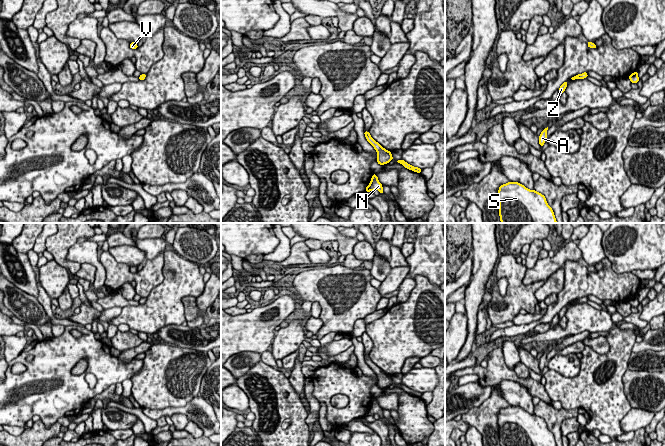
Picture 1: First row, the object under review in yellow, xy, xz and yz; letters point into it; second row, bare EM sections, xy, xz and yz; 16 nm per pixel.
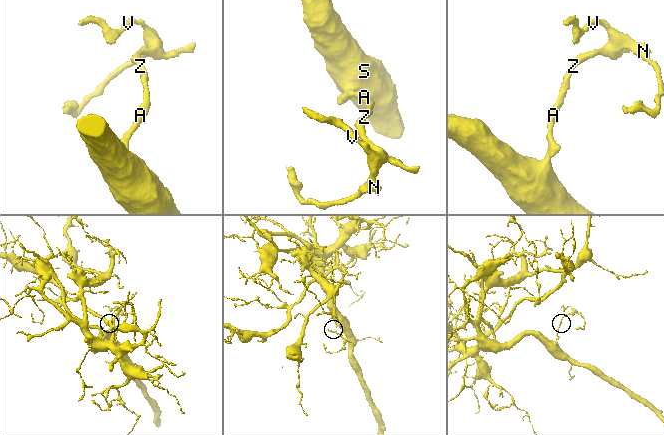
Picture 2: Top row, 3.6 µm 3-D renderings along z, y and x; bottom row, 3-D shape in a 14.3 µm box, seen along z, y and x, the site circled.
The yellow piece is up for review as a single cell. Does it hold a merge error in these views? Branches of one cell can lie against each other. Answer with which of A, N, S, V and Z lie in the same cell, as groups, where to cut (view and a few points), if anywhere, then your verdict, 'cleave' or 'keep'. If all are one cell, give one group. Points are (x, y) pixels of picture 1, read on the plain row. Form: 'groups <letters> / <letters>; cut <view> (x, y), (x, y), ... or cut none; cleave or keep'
groups A N S V Z; cut none; keep

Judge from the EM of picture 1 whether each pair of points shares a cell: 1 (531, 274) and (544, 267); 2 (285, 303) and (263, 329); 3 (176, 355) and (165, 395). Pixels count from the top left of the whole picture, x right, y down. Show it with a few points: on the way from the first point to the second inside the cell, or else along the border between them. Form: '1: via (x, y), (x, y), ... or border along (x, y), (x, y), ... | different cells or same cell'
1: via (534, 274), (541, 270) | same cell
2: via (280, 310), (280, 315), (270, 322) | same cell
3: via (168, 364), (164, 370), (164, 385) | same cell

